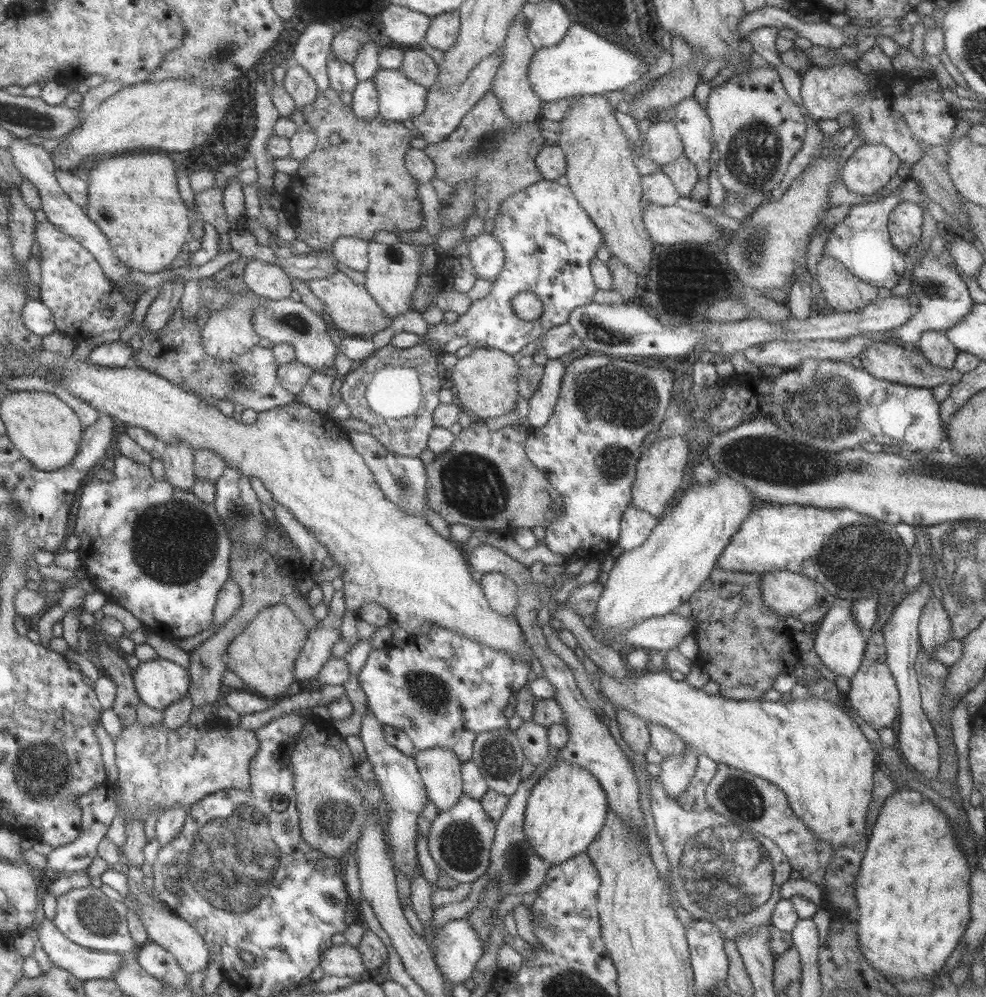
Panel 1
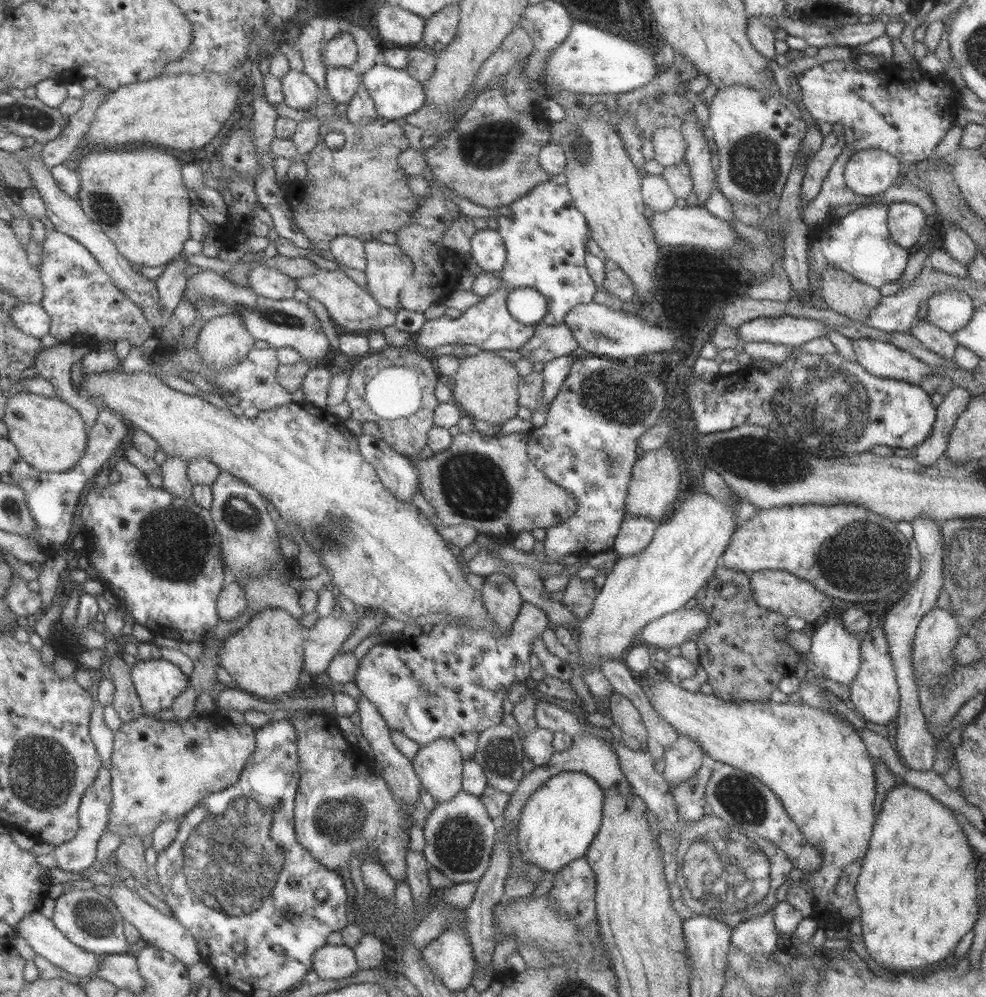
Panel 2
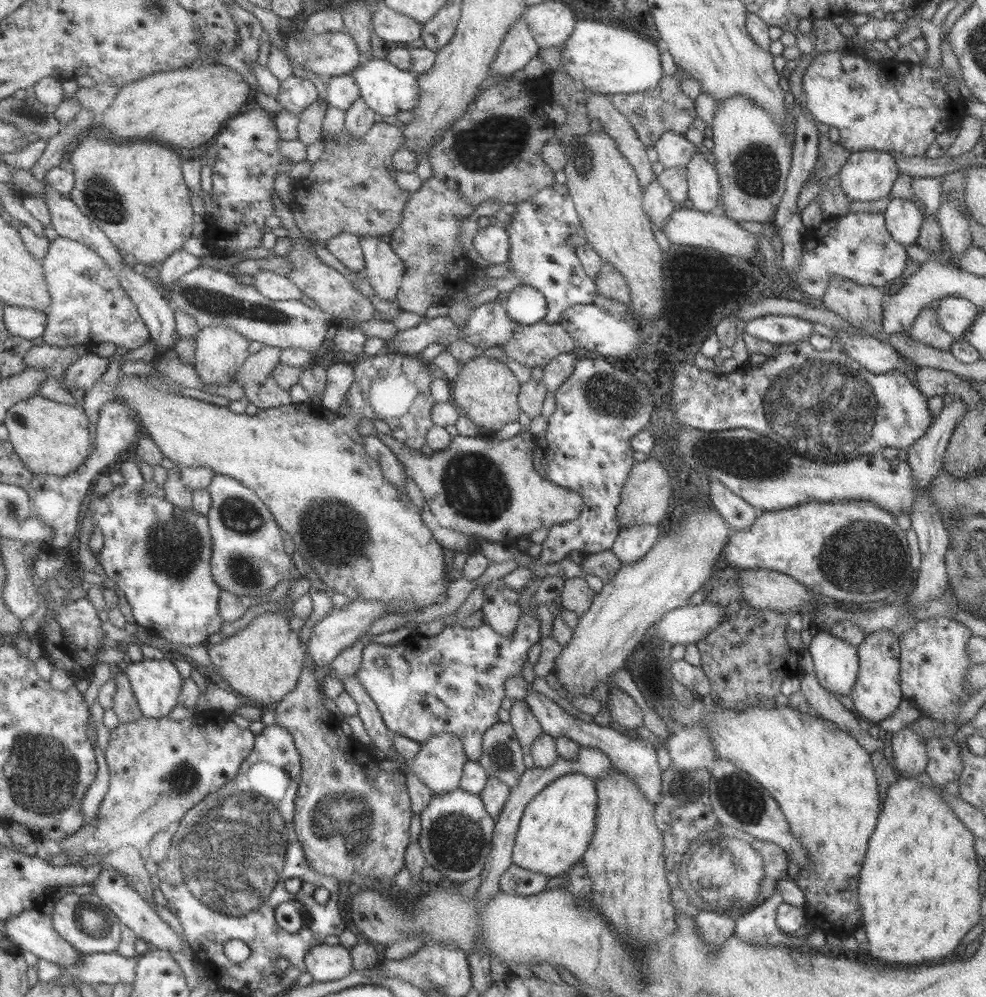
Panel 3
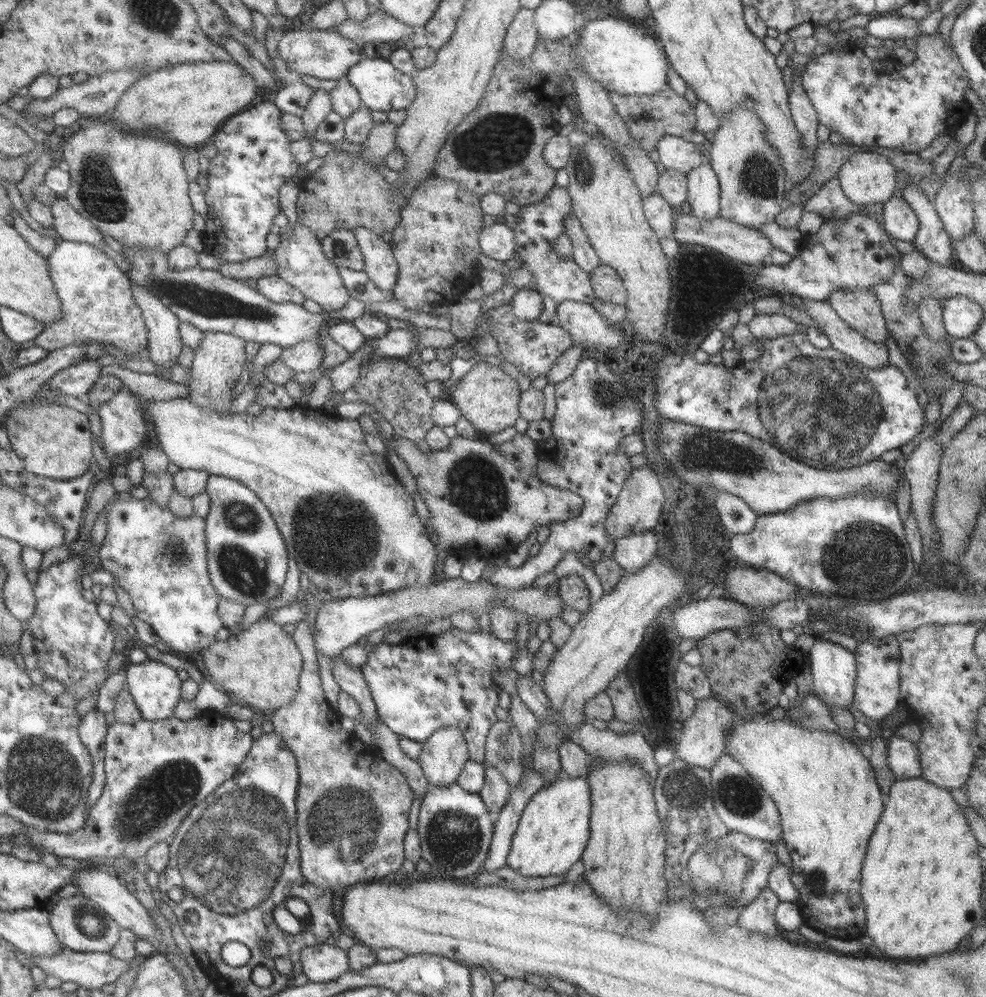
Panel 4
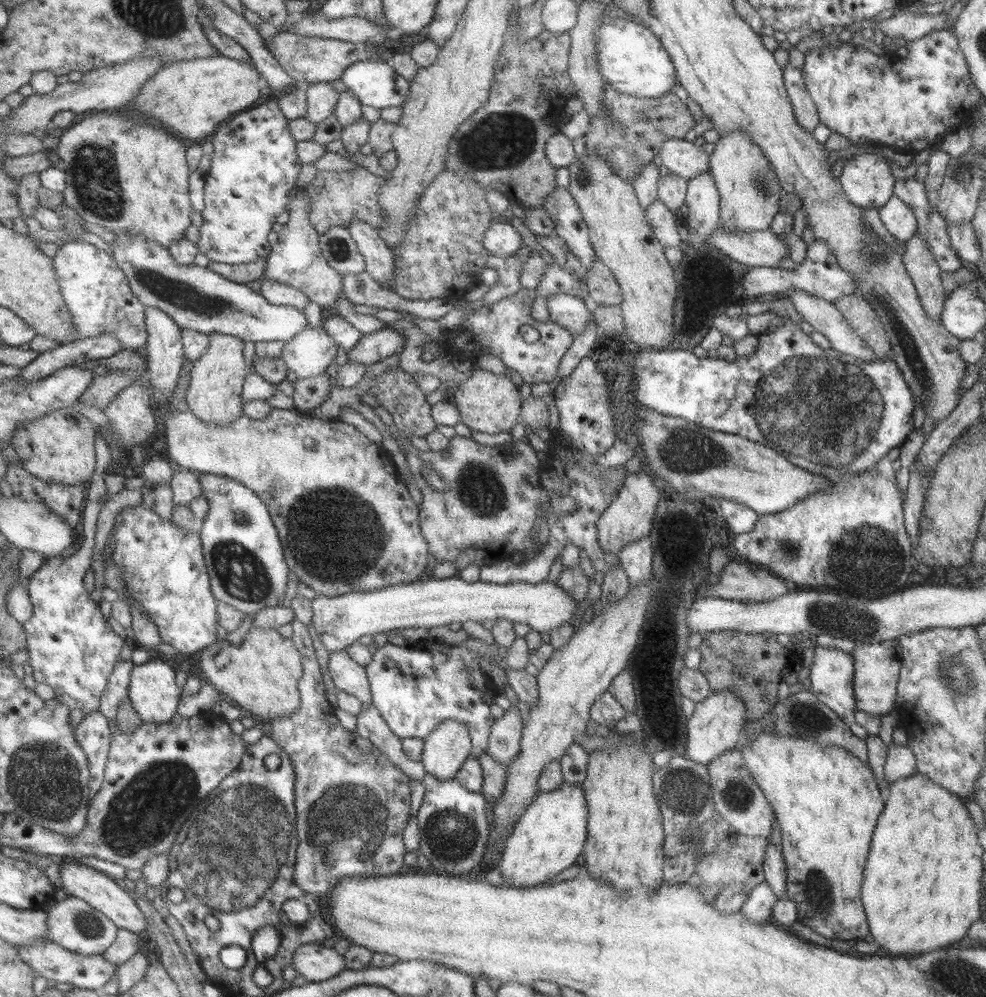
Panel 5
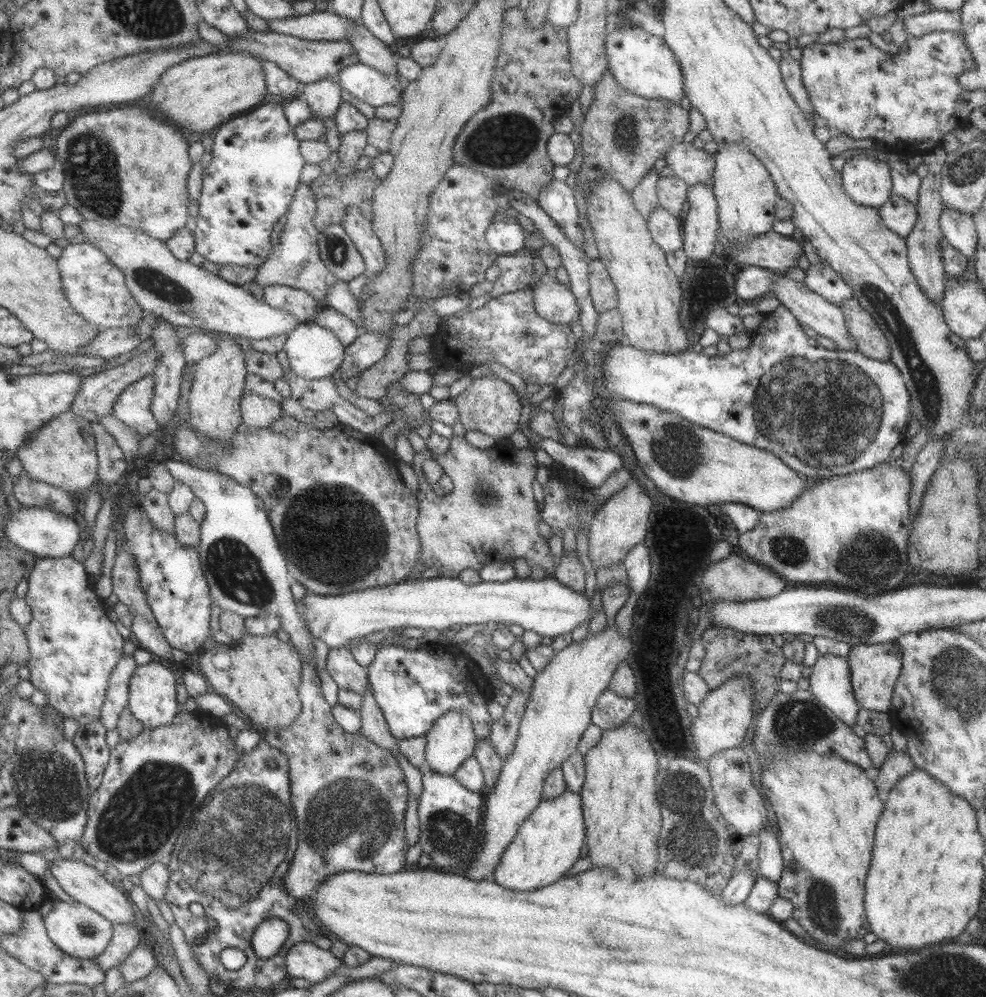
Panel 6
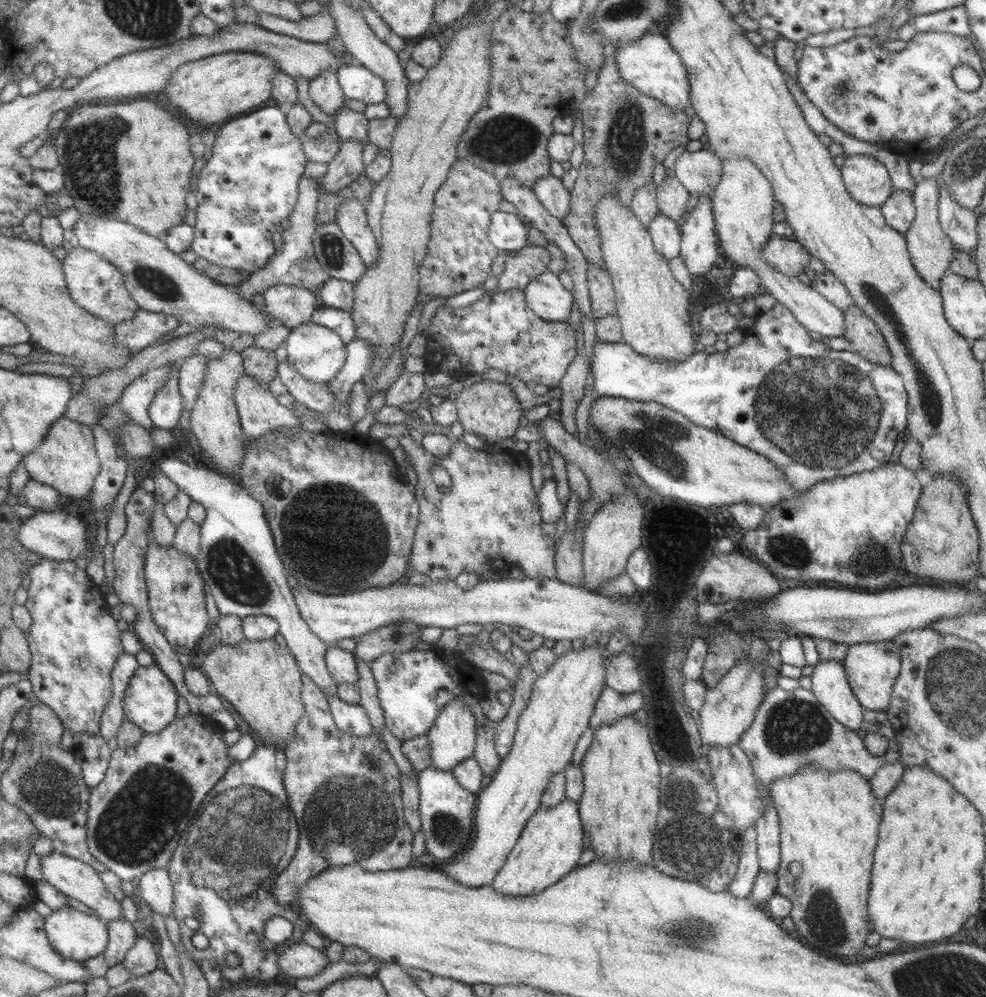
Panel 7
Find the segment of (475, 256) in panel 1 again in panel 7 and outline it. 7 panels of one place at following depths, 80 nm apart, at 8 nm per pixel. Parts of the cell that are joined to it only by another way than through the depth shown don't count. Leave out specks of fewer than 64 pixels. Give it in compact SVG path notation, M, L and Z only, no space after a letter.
M498 210L491 213L488 239L500 253L511 253L527 245L527 231L518 214Z

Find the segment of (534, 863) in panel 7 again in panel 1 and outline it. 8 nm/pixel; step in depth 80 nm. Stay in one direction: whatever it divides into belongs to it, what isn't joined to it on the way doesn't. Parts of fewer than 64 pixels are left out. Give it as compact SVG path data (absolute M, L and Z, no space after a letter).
M560 762L553 768L549 767L549 770L543 773L531 787L524 810L523 834L527 838L527 845L535 850L535 854L541 857L541 860L549 866L561 864L569 858L587 851L587 846L602 828L607 812L606 794L598 780L588 770Z

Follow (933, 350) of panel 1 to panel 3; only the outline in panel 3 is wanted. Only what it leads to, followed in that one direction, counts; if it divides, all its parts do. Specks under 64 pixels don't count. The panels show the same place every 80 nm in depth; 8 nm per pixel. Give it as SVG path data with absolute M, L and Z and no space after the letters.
M932 304L923 307L914 318L909 335L913 340L929 347L948 351L951 342L954 341L951 335L947 335L937 320L937 313Z

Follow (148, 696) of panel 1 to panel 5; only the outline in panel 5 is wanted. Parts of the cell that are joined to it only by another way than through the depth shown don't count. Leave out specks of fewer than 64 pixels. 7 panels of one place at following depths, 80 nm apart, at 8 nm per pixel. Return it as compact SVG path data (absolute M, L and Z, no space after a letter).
M151 657L145 663L133 665L128 682L128 699L143 723L169 722L176 715L175 708L180 696L176 669L167 665L161 658Z

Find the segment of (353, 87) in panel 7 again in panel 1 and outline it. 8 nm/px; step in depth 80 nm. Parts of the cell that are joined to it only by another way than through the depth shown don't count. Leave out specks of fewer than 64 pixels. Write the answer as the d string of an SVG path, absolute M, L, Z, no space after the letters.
M378 68L369 78L377 91L378 114L402 122L420 115L425 108L427 89L409 80L399 69Z

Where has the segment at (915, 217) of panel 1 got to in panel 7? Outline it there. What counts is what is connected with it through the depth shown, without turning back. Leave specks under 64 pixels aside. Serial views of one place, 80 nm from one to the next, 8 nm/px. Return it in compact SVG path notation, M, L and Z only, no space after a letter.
M893 190L885 202L879 206L887 226L898 233L903 233L909 228L915 216L915 207L912 193L904 190Z

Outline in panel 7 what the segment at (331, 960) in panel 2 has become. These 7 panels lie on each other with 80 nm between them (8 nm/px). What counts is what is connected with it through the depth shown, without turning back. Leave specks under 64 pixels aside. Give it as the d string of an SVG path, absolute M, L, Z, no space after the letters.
M302 940L280 953L277 967L290 977L309 978L315 976L329 963L323 950L311 948Z

